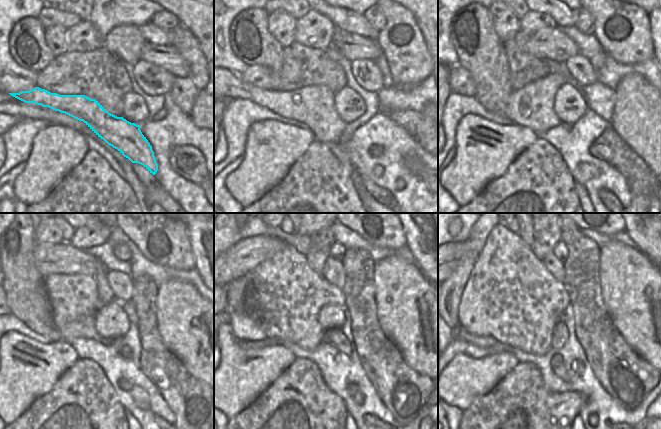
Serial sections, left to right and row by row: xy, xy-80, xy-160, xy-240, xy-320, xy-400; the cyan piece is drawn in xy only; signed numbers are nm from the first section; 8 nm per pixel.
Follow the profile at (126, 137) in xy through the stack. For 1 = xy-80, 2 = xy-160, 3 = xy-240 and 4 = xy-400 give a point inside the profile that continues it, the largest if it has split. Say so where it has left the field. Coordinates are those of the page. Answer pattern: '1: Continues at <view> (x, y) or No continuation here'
1: Continues at xy-80 (313, 106)
2: Continues at xy-160 (532, 106)
3: Continues at xy-240 (84, 328)
4: Continues at xy-400 (547, 233)

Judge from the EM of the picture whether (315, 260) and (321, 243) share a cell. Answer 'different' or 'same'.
same

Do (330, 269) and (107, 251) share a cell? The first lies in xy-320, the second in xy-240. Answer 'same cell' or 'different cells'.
different cells

